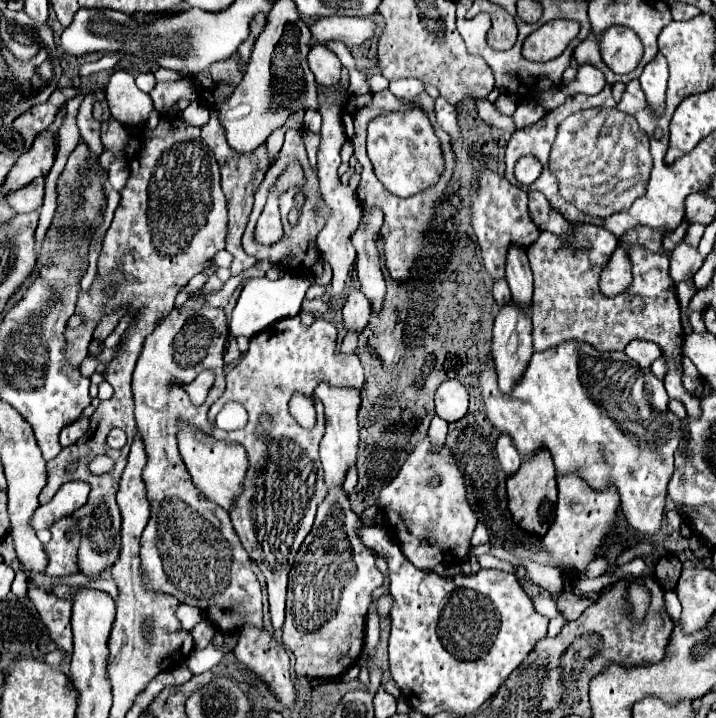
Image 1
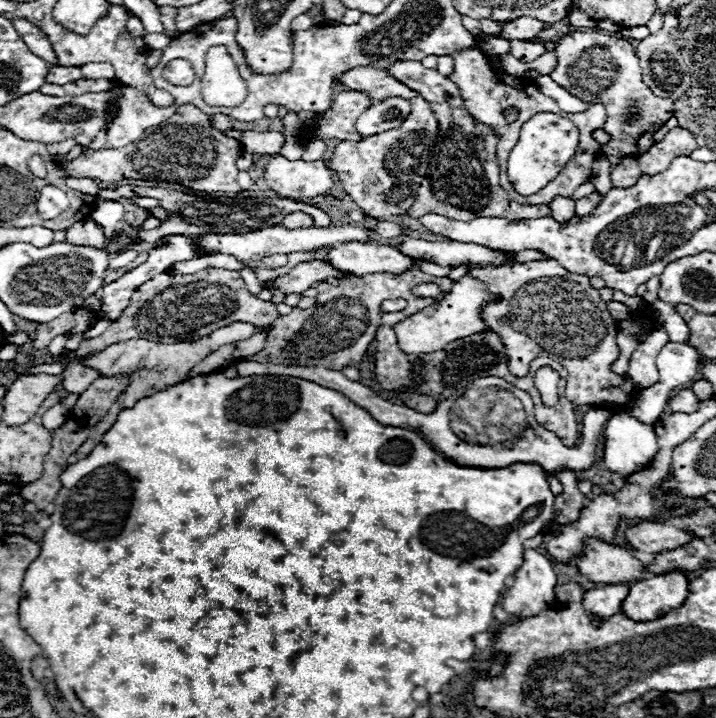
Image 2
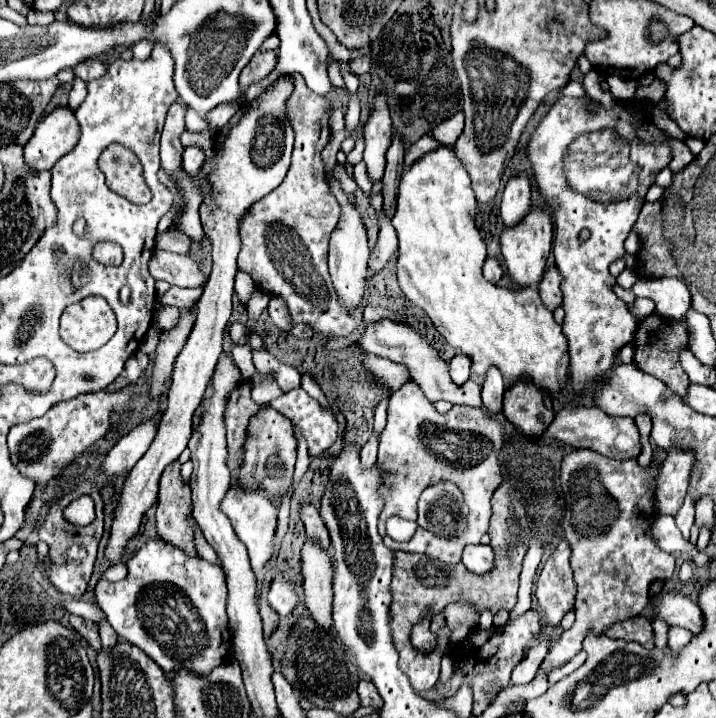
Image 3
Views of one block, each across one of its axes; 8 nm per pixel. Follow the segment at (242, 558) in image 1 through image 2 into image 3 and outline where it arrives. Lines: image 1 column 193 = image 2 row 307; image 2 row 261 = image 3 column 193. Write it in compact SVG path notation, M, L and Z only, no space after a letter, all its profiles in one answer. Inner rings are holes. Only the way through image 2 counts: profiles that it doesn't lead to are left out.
M172 462L160 478L156 530L160 538L172 542L178 548L184 548L184 552L188 552L190 556L196 556L194 532L186 522L186 516L190 512L190 488L180 478L180 464Z

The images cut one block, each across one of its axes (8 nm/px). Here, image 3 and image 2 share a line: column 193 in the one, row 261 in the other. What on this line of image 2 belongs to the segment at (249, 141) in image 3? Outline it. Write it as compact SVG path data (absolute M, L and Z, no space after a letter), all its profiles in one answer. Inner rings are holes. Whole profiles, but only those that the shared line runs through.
M346 242L338 244L332 252L328 252L326 260L342 270L356 276L362 274L380 274L380 272L392 272L400 274L414 268L414 258L404 256L400 250L376 244L376 242Z

